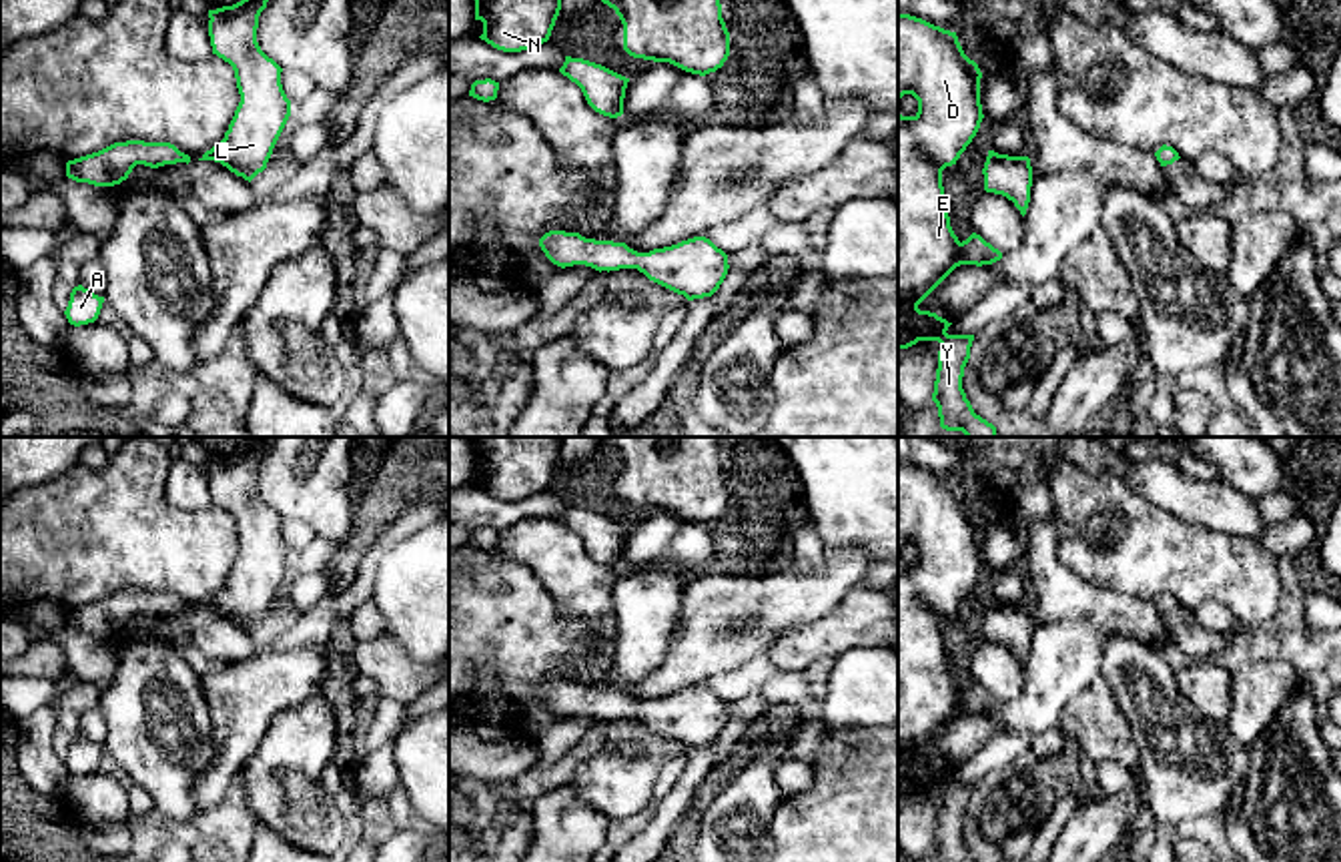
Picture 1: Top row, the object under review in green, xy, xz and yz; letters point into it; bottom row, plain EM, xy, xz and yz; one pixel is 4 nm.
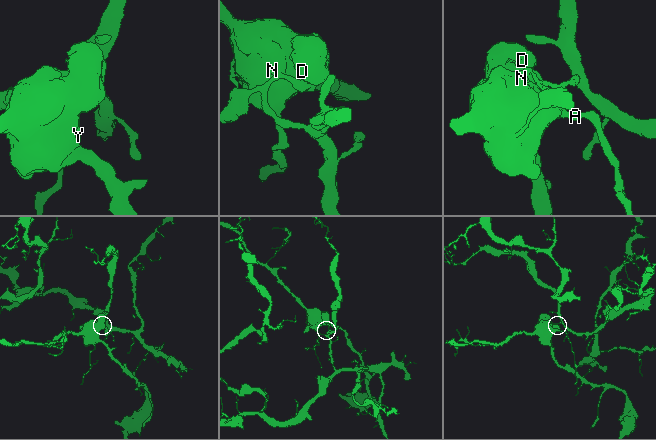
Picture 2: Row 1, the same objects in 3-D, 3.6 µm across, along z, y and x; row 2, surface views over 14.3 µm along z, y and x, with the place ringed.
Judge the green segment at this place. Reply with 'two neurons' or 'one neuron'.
two neurons

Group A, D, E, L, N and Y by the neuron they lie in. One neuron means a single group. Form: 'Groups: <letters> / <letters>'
Groups: A D E N Y / L

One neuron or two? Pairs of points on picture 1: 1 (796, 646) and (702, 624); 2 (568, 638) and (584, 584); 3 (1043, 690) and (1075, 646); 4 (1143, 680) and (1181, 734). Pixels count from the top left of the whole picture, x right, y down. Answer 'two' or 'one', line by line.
1: two
2: two
3: one
4: one

